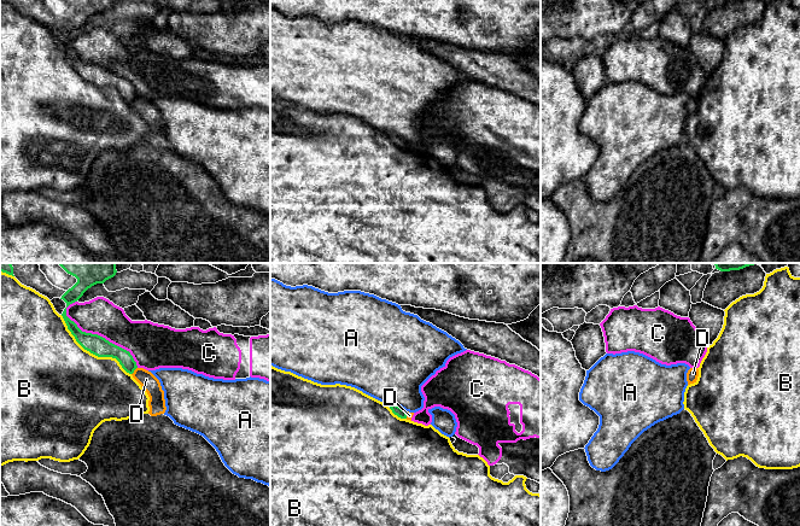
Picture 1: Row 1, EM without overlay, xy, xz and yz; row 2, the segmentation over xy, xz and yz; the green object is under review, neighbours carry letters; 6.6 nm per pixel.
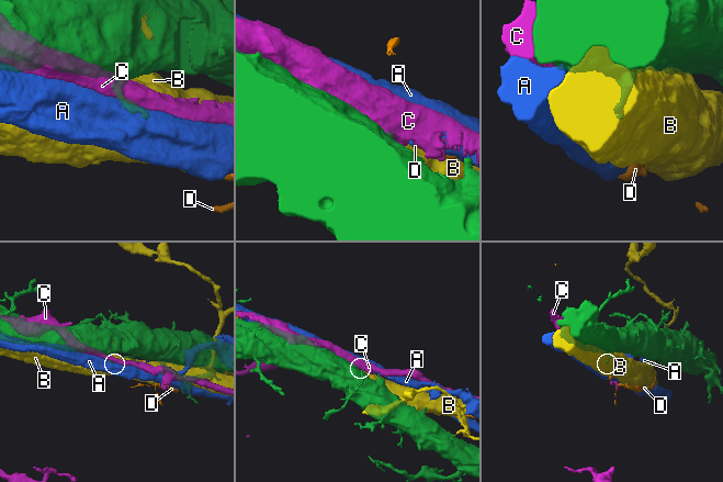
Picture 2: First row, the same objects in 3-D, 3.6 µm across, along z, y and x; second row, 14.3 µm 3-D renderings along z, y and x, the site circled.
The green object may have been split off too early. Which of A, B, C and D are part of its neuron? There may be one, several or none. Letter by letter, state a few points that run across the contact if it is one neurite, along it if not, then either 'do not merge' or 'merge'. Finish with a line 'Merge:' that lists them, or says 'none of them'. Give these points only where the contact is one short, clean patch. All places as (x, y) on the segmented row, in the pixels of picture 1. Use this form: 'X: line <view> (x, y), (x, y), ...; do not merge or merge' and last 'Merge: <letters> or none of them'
A: do not merge
B: do not merge
C: do not merge
D: line xy (136, 367), (132, 374); do not merge
Merge: none of them

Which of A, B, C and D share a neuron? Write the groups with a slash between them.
A / B / C / D

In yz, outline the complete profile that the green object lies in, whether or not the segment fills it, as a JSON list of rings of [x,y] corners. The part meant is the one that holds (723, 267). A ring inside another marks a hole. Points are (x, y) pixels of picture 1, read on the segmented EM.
[[[714,263],[716,269],[720,271],[740,270],[754,264],[761,264],[761,263]]]

